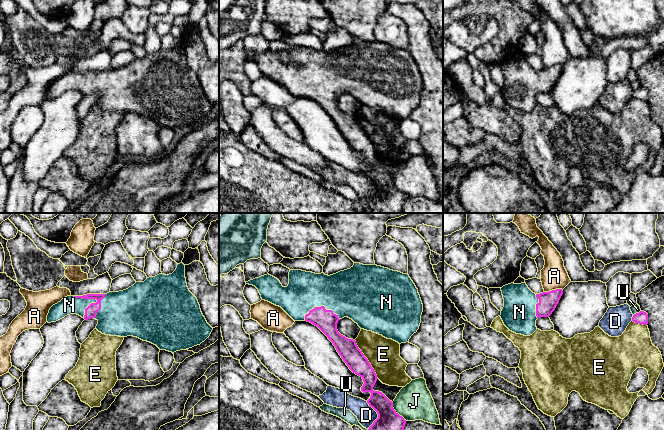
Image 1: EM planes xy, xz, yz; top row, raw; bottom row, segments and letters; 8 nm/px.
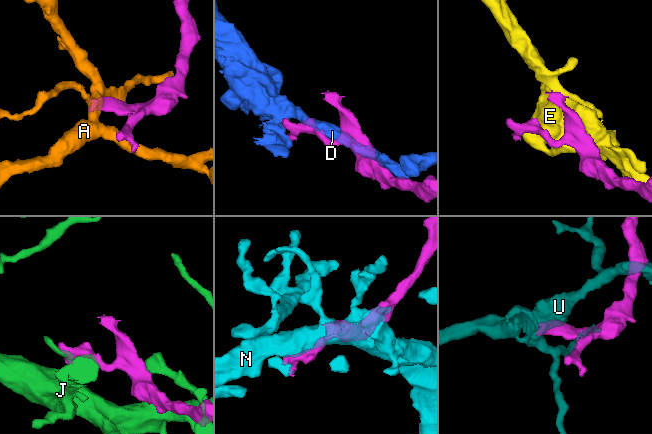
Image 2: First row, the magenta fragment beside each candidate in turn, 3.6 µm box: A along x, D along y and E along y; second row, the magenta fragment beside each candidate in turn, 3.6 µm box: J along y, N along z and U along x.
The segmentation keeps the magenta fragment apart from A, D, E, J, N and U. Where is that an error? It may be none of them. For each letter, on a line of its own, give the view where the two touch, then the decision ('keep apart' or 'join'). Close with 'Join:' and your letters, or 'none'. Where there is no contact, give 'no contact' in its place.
A: yz | keep apart
D: xz | keep apart
E: xz | keep apart
J: xz | keep apart
N: xy | join
U: yz | keep apart
Join: N

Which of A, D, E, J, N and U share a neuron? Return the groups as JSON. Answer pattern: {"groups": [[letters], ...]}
{"groups": [["A"], ["D"], ["E"], ["J"], ["N"], ["U"]]}

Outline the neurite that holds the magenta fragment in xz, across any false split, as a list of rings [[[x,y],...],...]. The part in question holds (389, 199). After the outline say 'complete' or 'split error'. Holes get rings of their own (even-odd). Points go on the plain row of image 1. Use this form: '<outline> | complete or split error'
[[[354,39],[347,46],[333,51],[315,50],[302,46],[290,46],[289,60],[283,63],[280,57],[267,50],[246,58],[255,62],[262,76],[281,83],[294,97],[307,97],[317,102],[333,119],[337,128],[349,145],[363,155],[361,167],[370,168],[367,179],[378,190],[378,194],[369,203],[371,213],[401,213],[406,196],[393,184],[382,168],[374,167],[377,151],[358,124],[356,117],[341,111],[337,106],[340,95],[348,93],[361,105],[372,107],[399,120],[409,118],[421,99],[423,80],[418,65],[408,50],[393,47],[377,41]]] | split error

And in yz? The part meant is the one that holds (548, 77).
[[[525,58],[505,61],[501,67],[504,83],[500,93],[504,101],[510,107],[524,112],[530,112],[537,106],[538,94],[552,90],[563,70],[562,65],[535,70]]] | split error

